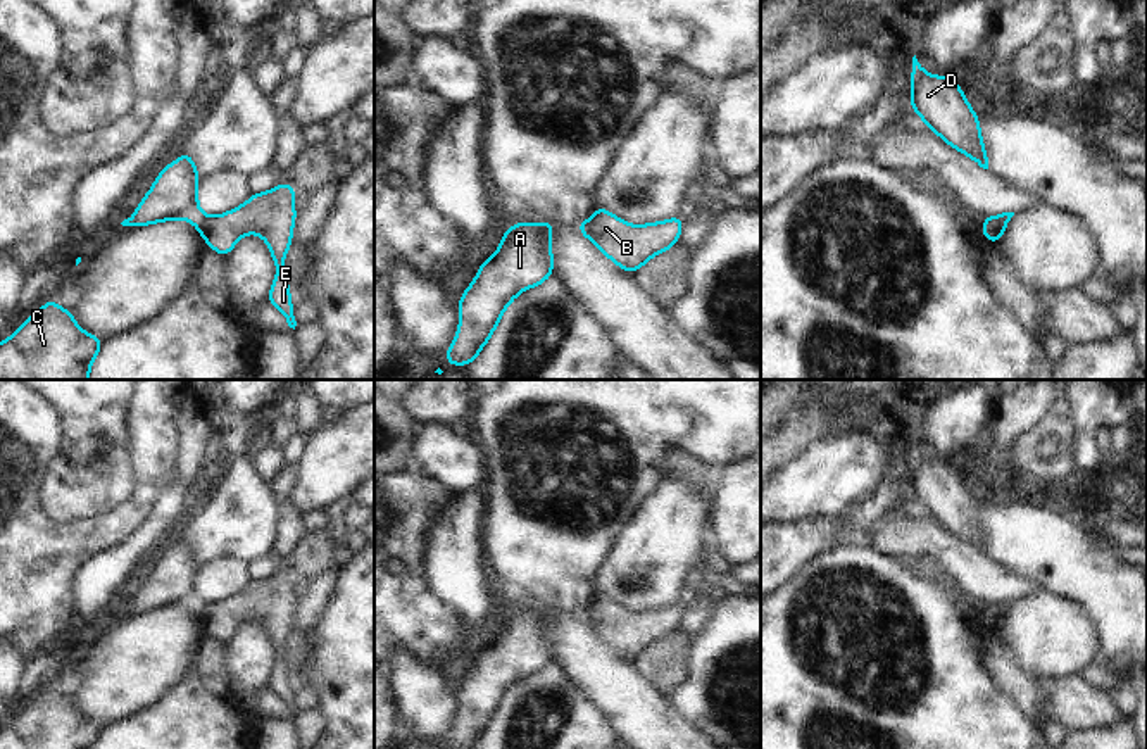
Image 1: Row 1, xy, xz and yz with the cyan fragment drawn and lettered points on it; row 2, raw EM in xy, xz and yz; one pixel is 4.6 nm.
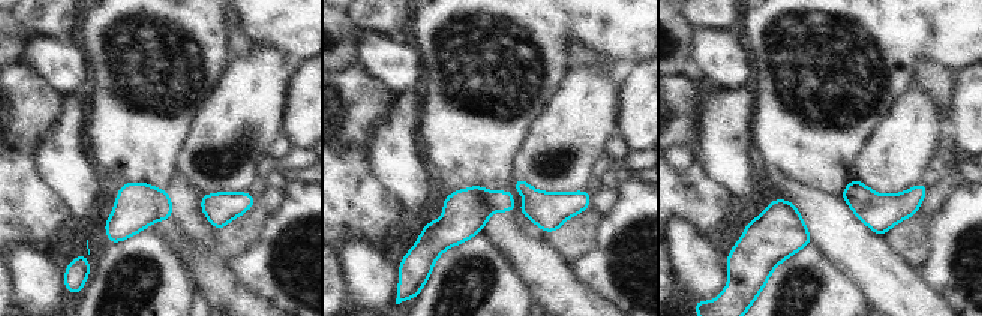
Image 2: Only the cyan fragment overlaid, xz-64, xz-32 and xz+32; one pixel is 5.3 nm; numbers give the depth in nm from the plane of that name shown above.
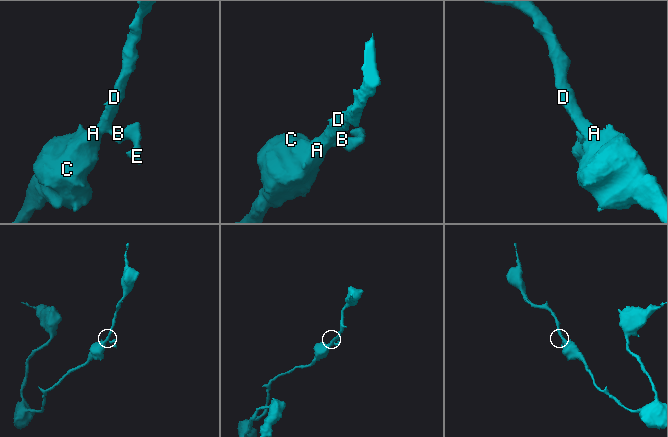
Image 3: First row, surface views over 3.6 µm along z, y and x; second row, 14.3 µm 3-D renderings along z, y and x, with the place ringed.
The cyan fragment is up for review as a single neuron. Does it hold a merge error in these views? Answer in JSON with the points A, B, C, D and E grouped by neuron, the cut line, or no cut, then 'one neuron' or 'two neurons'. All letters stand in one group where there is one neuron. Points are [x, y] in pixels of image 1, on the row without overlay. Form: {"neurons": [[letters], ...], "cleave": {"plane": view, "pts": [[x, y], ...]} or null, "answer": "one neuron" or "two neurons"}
{"neurons": [["A", "C", "D"], ["B", "E"]], "cleave": {"plane": "xz", "pts": [[585, 608], [590, 625]]}, "answer": "two neurons"}

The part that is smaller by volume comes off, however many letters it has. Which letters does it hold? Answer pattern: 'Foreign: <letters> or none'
Foreign: B, E

